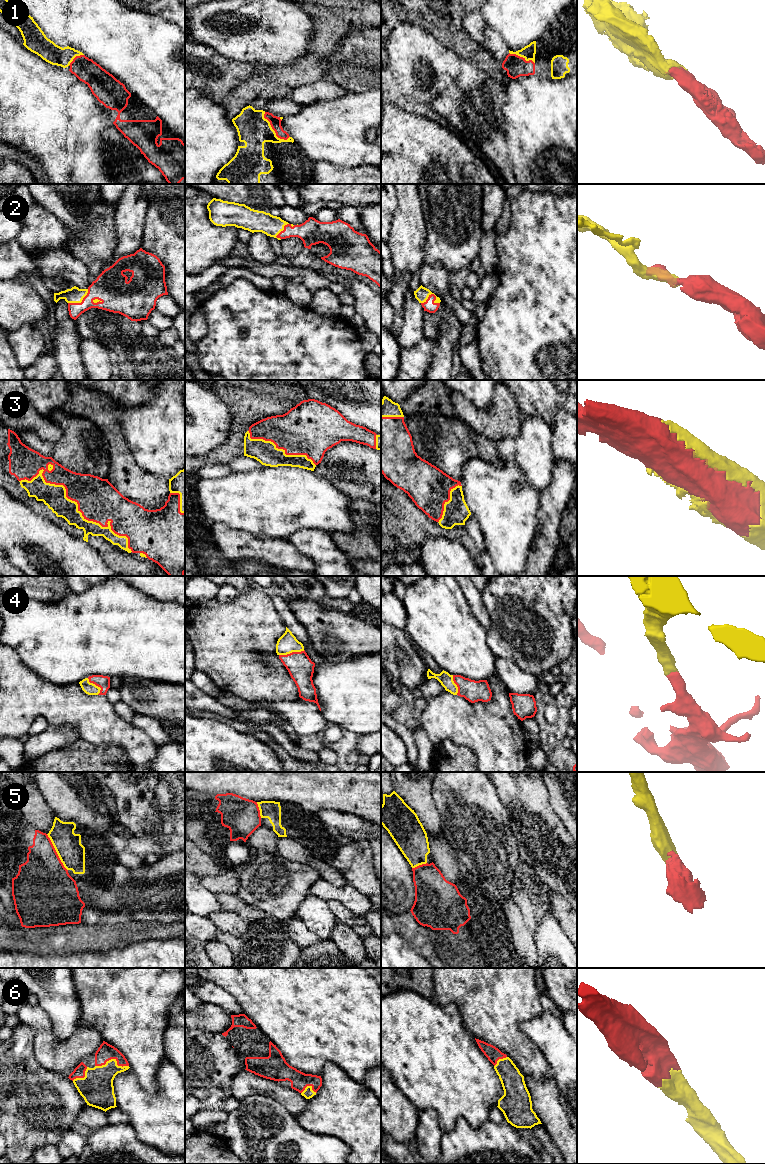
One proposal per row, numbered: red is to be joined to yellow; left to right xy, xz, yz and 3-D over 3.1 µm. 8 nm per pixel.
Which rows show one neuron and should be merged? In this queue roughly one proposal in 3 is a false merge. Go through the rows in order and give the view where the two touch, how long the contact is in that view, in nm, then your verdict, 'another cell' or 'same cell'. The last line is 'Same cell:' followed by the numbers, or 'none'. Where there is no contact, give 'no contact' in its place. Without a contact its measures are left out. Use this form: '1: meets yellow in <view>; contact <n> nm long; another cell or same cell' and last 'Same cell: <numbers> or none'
1: meets yellow in xz; contact 300 nm long; same cell
2: meets yellow in yz; contact 150 nm long; same cell
3: meets yellow in xy; contact 1100 nm long; same cell
4: meets yellow in xz; contact 220 nm long; same cell
5: meets yellow in xy; contact 340 nm long; another cell
6: meets yellow in xy; contact 280 nm long; same cell
Same cell: 1, 2, 3, 4, 6

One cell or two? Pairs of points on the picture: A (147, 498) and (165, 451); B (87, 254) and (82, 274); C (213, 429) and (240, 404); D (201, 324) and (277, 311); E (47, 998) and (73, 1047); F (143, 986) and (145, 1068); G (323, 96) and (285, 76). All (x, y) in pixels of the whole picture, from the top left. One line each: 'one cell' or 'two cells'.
A: two cells
B: two cells
C: two cells
D: two cells
E: two cells
F: one cell
G: two cells

